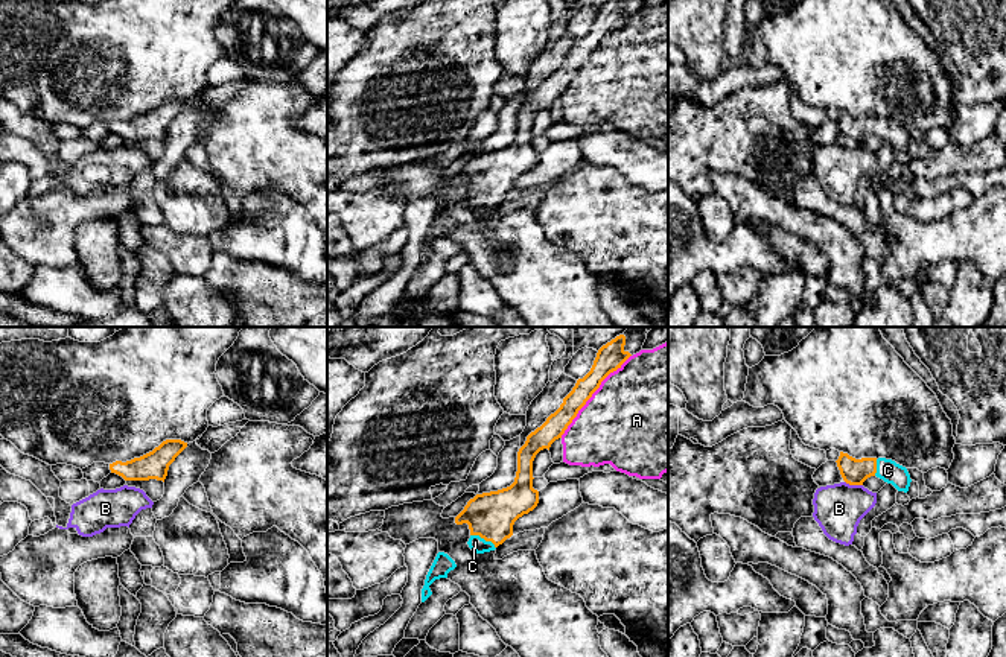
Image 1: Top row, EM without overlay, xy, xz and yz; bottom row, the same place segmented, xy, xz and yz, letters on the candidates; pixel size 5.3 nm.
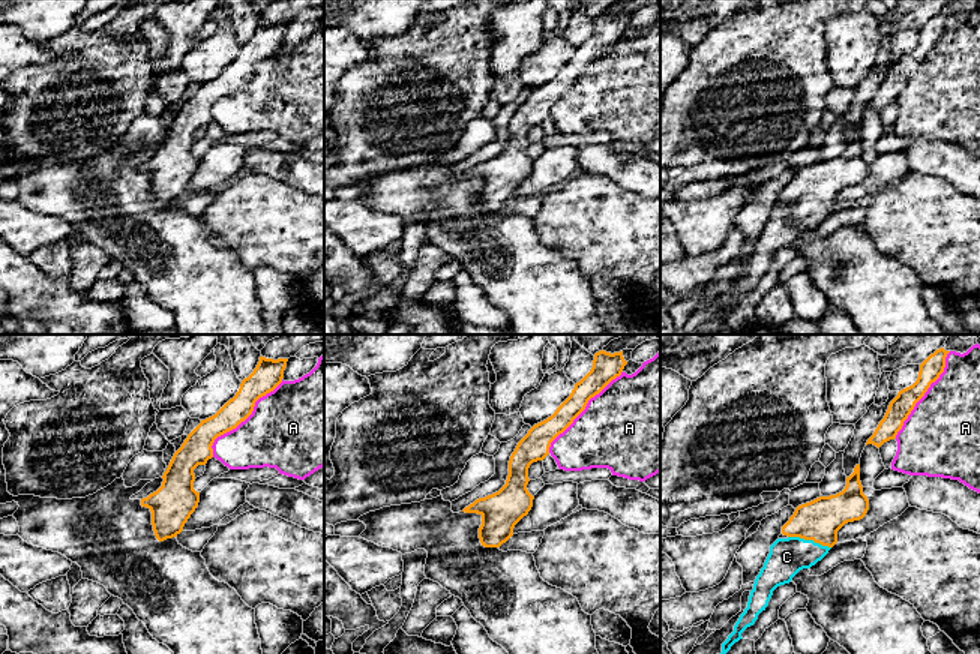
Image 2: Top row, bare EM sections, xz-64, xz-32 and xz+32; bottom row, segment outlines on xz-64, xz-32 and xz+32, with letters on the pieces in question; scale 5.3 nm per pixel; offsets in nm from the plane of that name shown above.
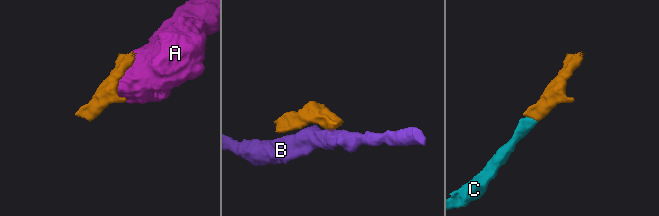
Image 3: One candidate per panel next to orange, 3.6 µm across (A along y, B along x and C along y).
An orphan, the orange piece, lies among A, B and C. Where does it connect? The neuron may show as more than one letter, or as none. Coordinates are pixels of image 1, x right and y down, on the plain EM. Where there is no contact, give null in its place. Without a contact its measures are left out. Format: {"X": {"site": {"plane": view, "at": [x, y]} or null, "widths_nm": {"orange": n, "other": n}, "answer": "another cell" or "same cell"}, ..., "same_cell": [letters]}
{"A": {"site": {"plane": "xz", "at": [591, 55]}, "widths_nm": {"orange": 140, "other": 500}, "answer": "another cell"}, "B": {"site": {"plane": "yz", "at": [854, 143]}, "widths_nm": {"orange": 140, "other": 260}, "answer": "another cell"}, "C": {"site": {"plane": "xz", "at": [484, 198]}, "widths_nm": {"orange": 240, "other": 80}, "answer": "same cell"}, "same_cell": ["C"]}

